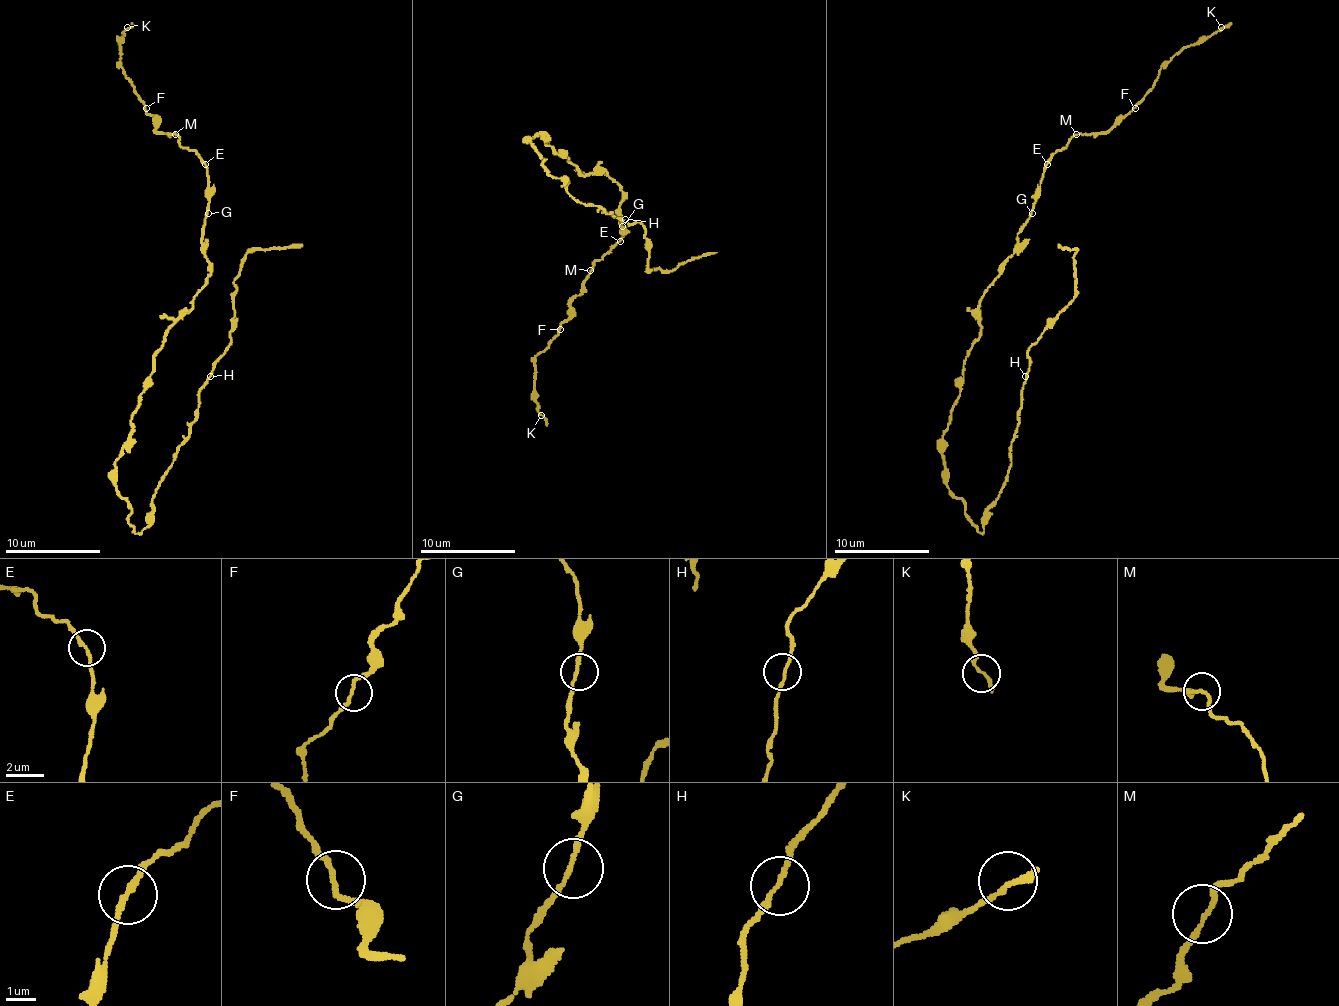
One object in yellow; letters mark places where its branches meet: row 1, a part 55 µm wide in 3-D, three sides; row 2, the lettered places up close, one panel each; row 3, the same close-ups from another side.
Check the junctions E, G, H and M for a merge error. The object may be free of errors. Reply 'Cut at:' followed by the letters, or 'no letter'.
Cut at: no letter

